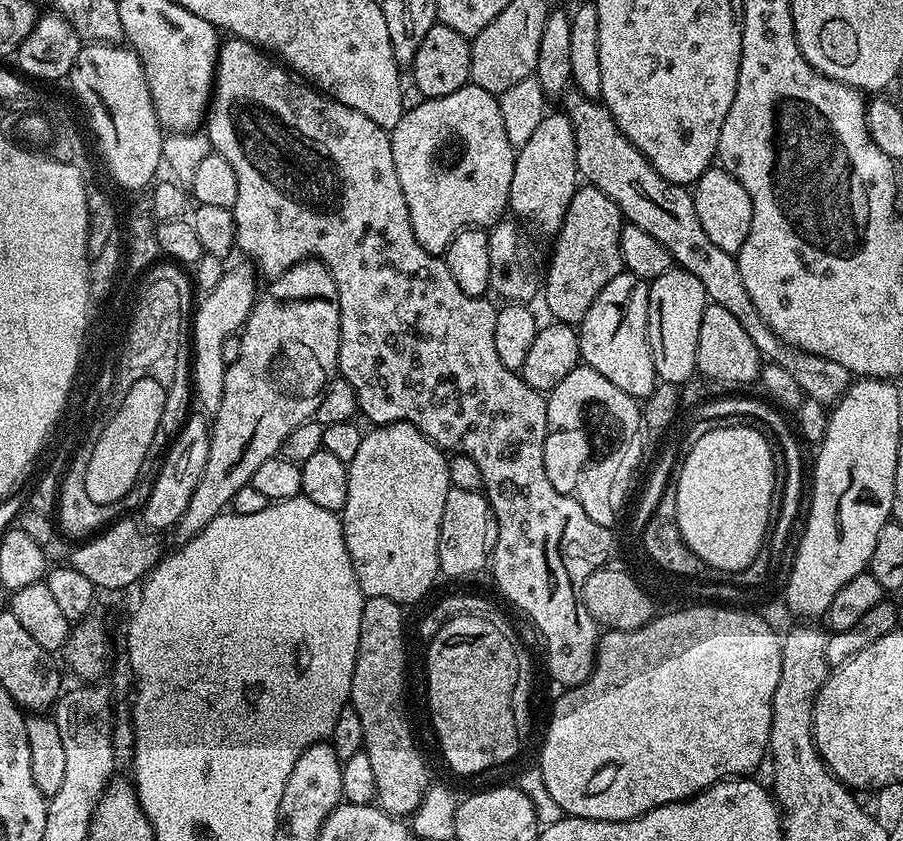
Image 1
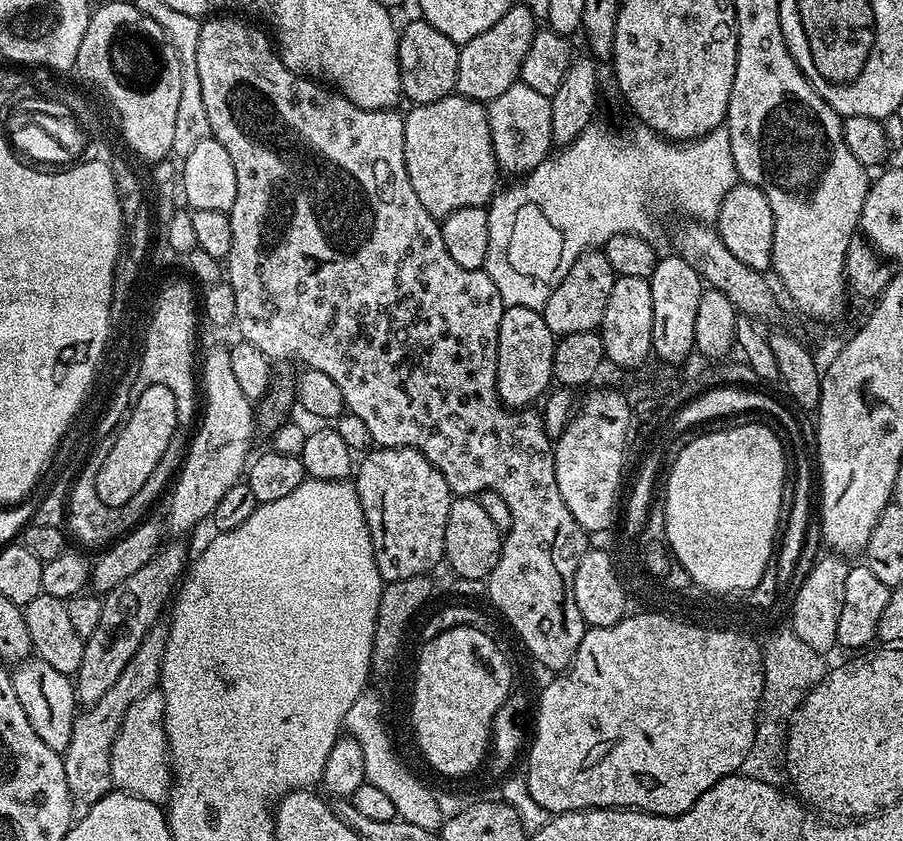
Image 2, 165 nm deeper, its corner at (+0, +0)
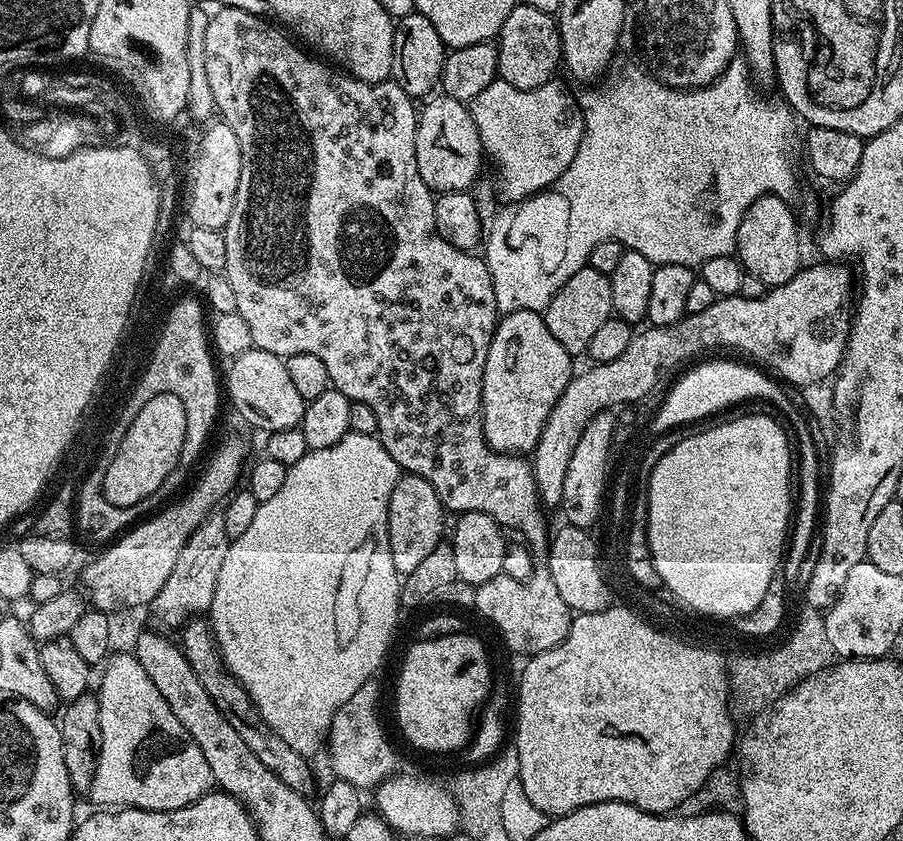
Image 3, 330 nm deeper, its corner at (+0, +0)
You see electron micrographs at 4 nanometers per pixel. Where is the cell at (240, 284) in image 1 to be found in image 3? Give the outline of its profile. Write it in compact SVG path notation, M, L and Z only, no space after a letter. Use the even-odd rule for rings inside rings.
M240 440L226 441L209 458L204 473L197 478L196 485L188 493L185 491L179 498L173 499L163 510L157 511L155 514L141 519L135 526L129 527L123 535L105 547L108 549L101 556L94 557L85 566L82 592L87 603L93 609L109 614L116 614L119 608L140 608L143 604L144 607L151 605L158 590L162 590L162 586L166 586L166 578L170 578L170 573L174 571L174 566L178 563L178 554L182 550L182 546L186 546L190 534L194 534L197 526L207 516L213 515L218 506L227 501L239 485L236 483L239 480L241 483L245 468L243 442Z

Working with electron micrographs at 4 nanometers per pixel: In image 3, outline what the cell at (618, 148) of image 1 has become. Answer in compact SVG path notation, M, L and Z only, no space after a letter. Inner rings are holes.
M517 3L514 10L502 22L502 30L495 41L498 54L499 79L510 82L510 86L518 86L518 90L534 90L538 86L549 83L552 76L562 64L560 55L560 29L558 20L551 12L534 10L534 6Z

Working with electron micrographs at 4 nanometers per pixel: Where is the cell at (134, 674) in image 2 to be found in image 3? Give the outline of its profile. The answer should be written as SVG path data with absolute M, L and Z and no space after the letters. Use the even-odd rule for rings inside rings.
M220 514L207 516L194 530L194 534L190 534L186 546L182 546L178 554L174 571L170 573L170 578L166 578L166 586L158 590L150 605L152 620L156 623L153 625L157 629L179 629L197 614L207 613L211 609L218 586L218 574L222 574L222 562L226 562L229 543L224 517Z

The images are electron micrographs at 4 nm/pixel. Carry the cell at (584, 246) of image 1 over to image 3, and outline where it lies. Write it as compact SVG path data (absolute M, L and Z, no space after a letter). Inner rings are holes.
M587 266L578 270L567 280L550 298L548 307L544 309L542 315L550 334L562 342L562 346L568 355L576 358L578 354L587 353L590 346L590 338L594 338L594 333L614 315L612 310L612 299L610 298L610 282L606 274L598 274L598 270Z

